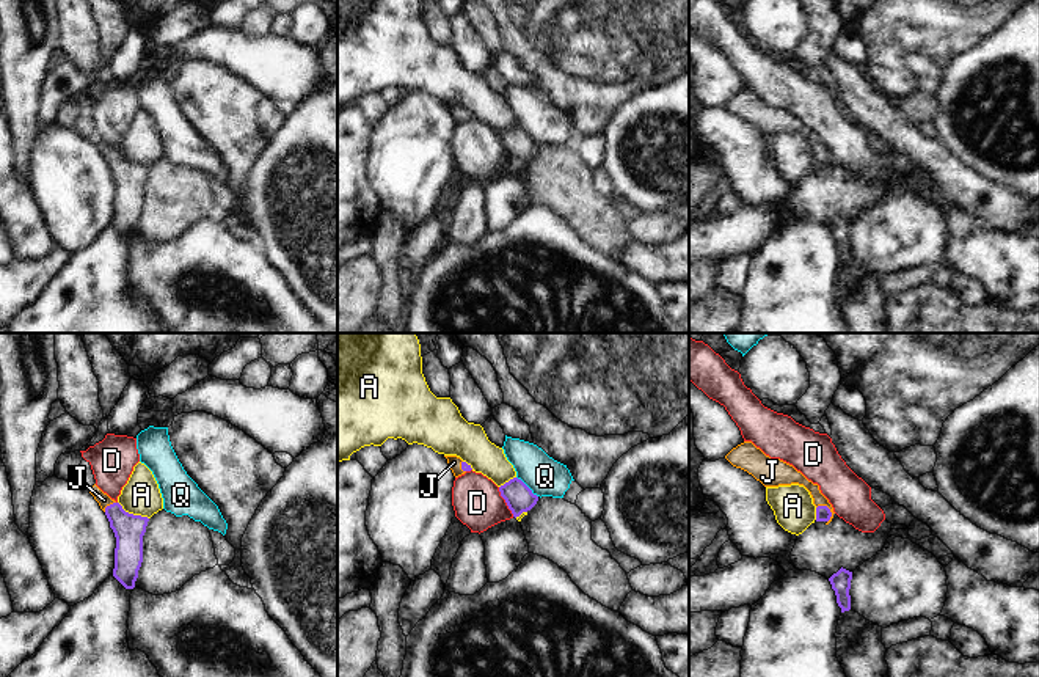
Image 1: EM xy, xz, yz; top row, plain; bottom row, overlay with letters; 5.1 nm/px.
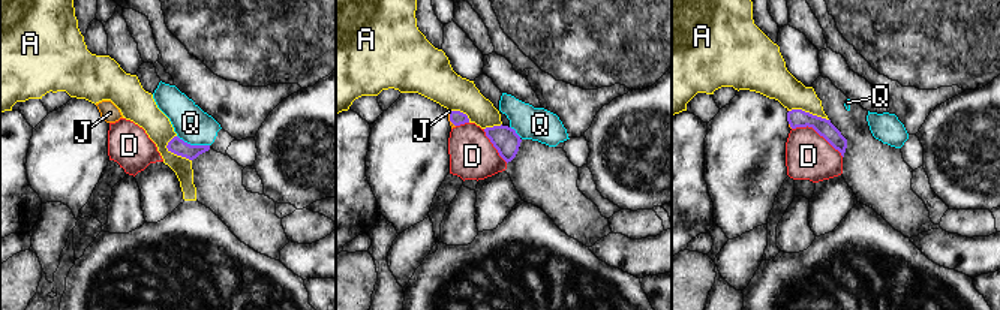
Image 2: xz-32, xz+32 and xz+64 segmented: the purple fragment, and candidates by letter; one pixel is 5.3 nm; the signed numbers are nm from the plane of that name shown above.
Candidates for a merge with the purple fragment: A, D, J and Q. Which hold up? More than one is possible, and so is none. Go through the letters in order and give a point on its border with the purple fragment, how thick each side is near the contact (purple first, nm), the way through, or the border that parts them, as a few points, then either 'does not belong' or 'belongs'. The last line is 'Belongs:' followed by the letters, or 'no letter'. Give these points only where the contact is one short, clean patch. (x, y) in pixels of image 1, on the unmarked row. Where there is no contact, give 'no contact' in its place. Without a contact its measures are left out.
A: meets purple in xy at (132, 162); 160 nm thick on the purple side, 190 nm on the other; does not belong
D: meets purple in xz at (506, 150); 140 nm thick on the purple side, 260 nm on the other; does not belong
J: meets purple in yz at (829, 159); 80 nm thick on the purple side, 70 nm on the other; runs through yz (823, 161), (829, 159), (816, 142), (794, 124); belongs
Q: meets purple in xz at (528, 135); 140 nm thick on the purple side, 200 nm on the other; border along xz (517, 124), (537, 145); does not belong
Belongs: J

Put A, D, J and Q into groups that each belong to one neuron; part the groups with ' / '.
A / D / J / Q

